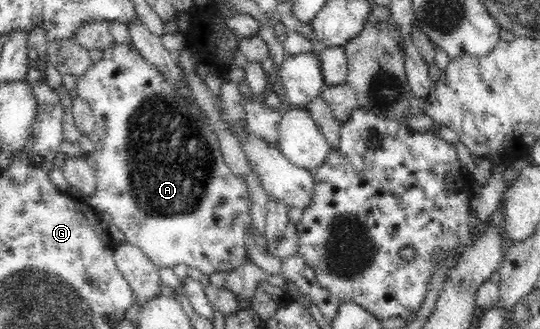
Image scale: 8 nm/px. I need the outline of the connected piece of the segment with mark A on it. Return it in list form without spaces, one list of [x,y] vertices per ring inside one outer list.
[[[117,42],[106,47],[99,63],[91,65],[85,75],[78,78],[75,90],[78,96],[89,103],[93,118],[95,118],[95,129],[93,129],[93,133],[89,137],[95,146],[92,155],[95,158],[95,163],[97,163],[97,170],[94,171],[96,175],[95,193],[92,196],[83,196],[81,199],[93,208],[95,214],[101,215],[104,212],[111,214],[111,224],[115,224],[121,229],[127,242],[141,248],[143,253],[151,259],[153,265],[157,266],[159,270],[162,267],[173,268],[179,263],[184,263],[188,267],[196,267],[205,275],[217,272],[232,272],[248,259],[245,248],[245,233],[247,233],[247,225],[252,223],[252,202],[251,197],[249,197],[247,182],[245,178],[234,175],[233,171],[225,163],[225,157],[221,153],[215,129],[209,123],[204,111],[198,105],[190,103],[188,97],[180,95],[180,91],[176,87],[167,82],[159,69],[145,62],[145,58],[139,54],[137,48],[131,48],[129,44]]]

